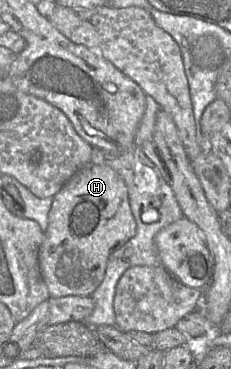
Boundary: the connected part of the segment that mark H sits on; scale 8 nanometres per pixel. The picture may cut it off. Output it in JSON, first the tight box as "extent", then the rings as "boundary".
{"extent":[39,162,136,297],"boundary":[[[92,162],[79,169],[53,197],[39,266],[50,297],[91,296],[104,279],[110,255],[136,234],[123,178],[111,167]]]}

